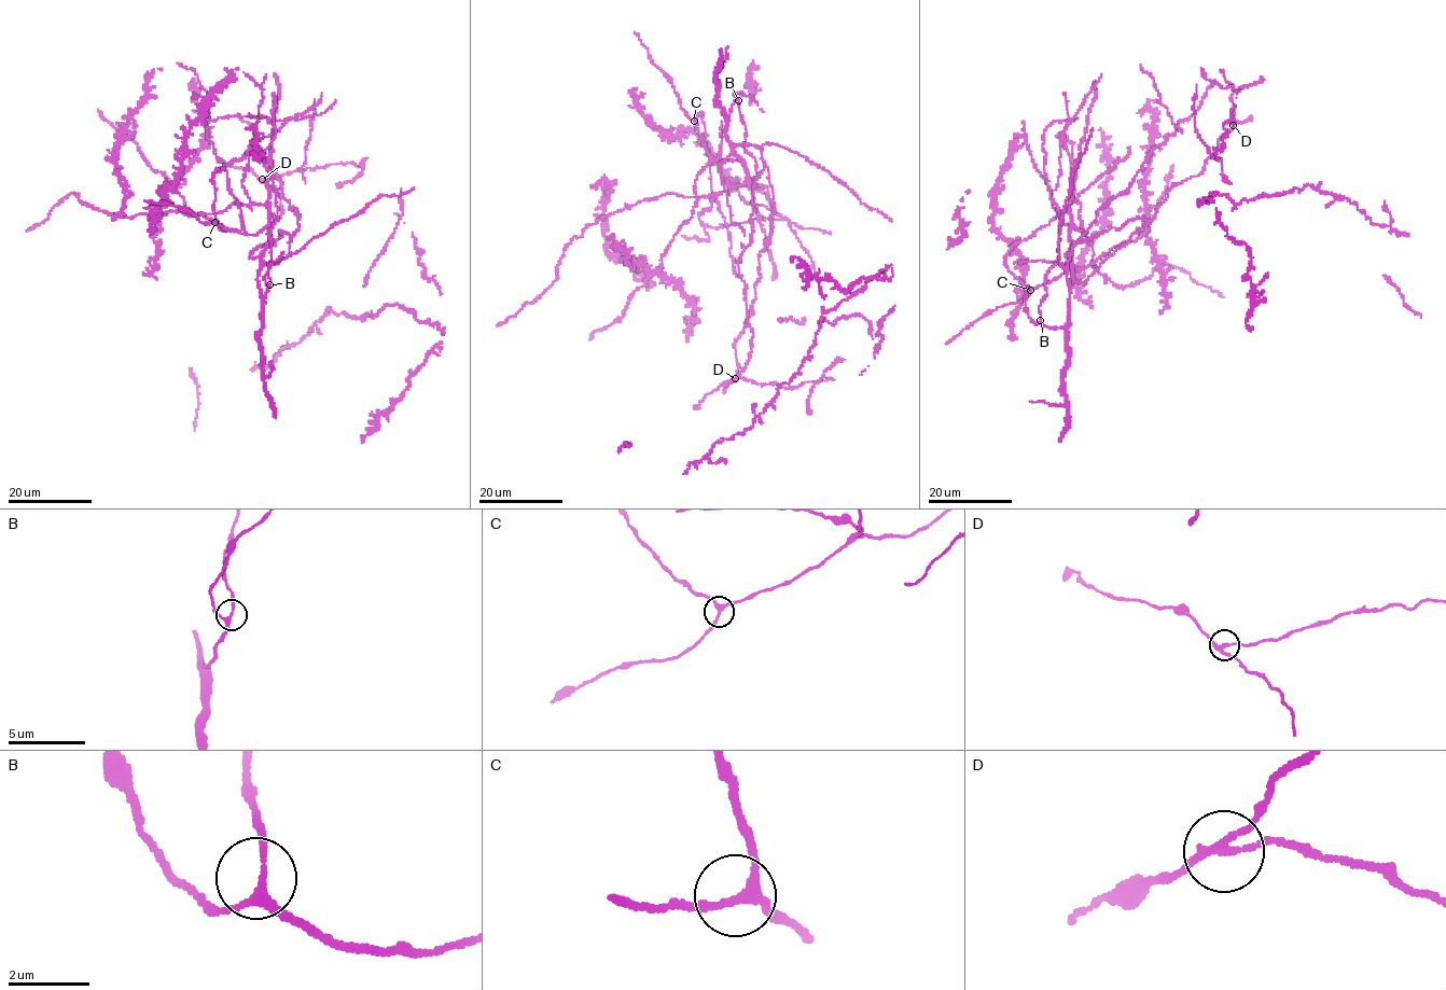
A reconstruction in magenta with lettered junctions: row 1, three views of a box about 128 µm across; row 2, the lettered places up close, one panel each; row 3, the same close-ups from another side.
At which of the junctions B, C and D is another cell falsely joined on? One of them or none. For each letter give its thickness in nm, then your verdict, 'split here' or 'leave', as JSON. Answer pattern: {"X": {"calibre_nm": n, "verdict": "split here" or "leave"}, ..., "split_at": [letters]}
{"B": {"calibre_nm": 190, "verdict": "leave"}, "C": {"calibre_nm": 220, "verdict": "leave"}, "D": {"calibre_nm": 170, "verdict": "split here"}, "split_at": ["D"]}

